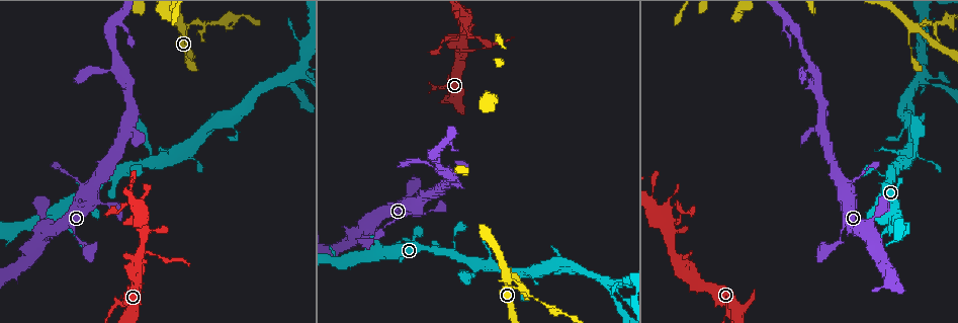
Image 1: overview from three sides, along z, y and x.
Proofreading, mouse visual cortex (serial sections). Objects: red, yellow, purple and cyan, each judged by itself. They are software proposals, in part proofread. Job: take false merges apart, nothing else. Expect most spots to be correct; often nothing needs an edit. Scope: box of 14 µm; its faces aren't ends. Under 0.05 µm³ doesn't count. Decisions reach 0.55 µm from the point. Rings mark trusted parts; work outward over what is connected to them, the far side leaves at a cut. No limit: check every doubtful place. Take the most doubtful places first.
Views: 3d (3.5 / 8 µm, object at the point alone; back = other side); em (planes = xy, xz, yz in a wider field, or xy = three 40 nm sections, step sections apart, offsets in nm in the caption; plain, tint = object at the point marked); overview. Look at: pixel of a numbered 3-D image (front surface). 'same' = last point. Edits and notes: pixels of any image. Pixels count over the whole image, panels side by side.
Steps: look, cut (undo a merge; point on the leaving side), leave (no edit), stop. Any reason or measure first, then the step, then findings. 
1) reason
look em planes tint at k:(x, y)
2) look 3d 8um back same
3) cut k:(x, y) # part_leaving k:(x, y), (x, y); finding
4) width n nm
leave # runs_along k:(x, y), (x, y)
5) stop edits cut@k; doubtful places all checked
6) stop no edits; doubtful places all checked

two arms in line, one across
look 3d 3.5um at 1:(923, 21)

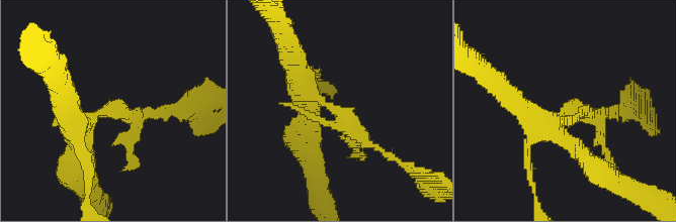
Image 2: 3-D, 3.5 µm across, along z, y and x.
shape alone is not enough
look em xy step 1 tint at 2:(561, 109)

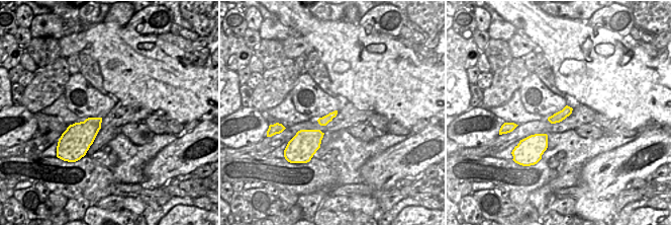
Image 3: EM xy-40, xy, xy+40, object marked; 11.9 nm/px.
look em xy step 2 tint same

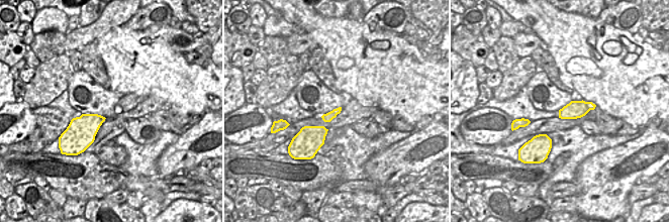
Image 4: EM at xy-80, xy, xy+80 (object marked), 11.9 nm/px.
cut 2:(131, 145) # a second cell is stuck on

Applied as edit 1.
two arms in line, one across
look 3d 3.5um at 1:(505, 274)

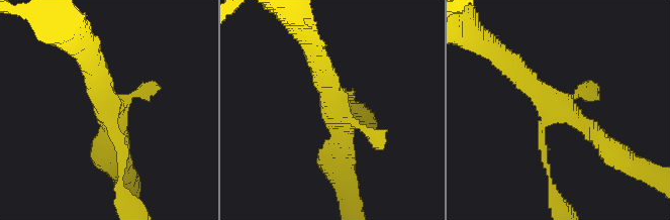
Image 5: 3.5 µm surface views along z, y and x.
look em xy step 5 tint at 5:(335, 106)

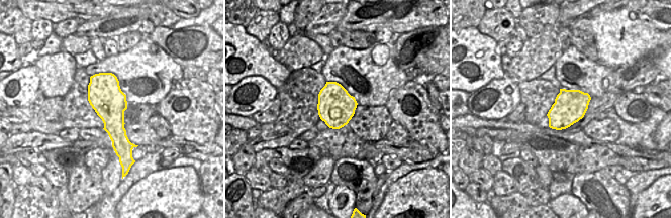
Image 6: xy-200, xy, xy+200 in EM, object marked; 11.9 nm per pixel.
leave # runs_along 5:(606, 145), (508, 59); one cell here

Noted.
three-way junction
look 3d 3.5um back at 1:(460, 47)

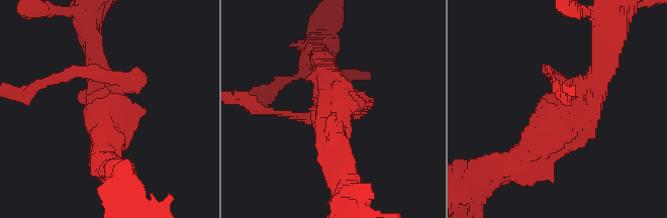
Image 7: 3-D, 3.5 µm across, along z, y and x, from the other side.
leave # runs_along 7:(525, 157), (558, 127), (609, 56); continuous, no second cell

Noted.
stop edits cut@2; doubtful places all checked

